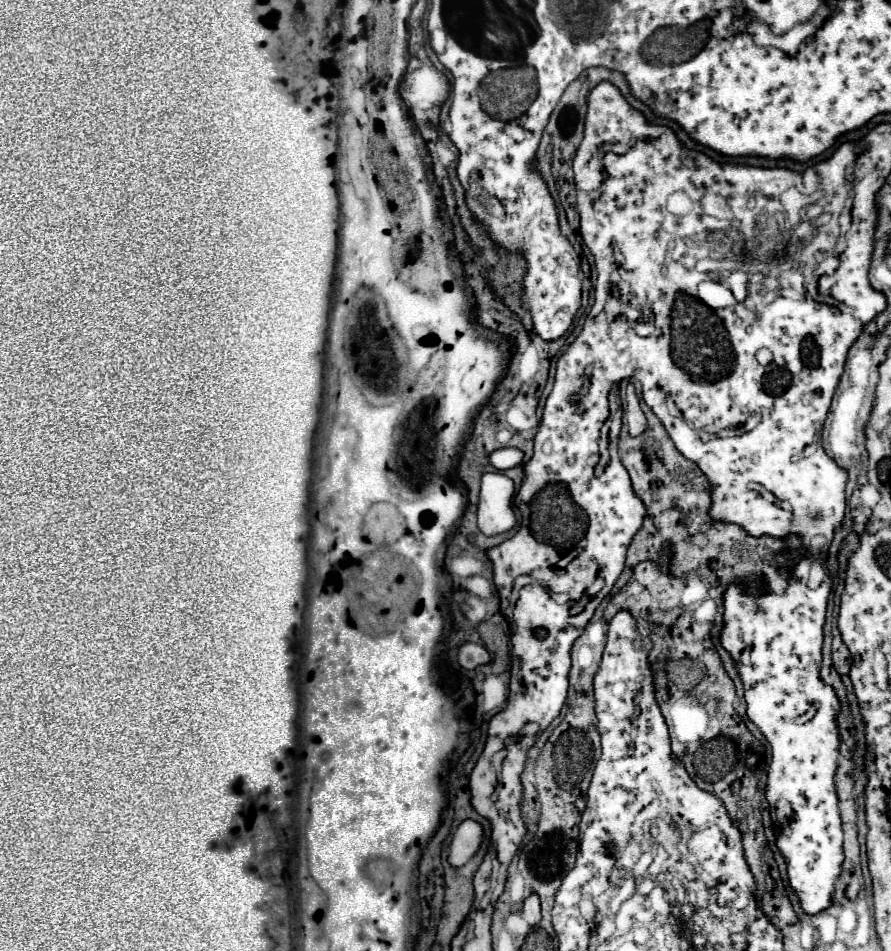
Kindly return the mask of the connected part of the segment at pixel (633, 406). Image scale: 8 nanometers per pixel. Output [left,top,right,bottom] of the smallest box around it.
[626,391,646,437]

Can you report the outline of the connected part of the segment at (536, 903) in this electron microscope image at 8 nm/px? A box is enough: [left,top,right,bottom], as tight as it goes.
[518,893,542,927]

